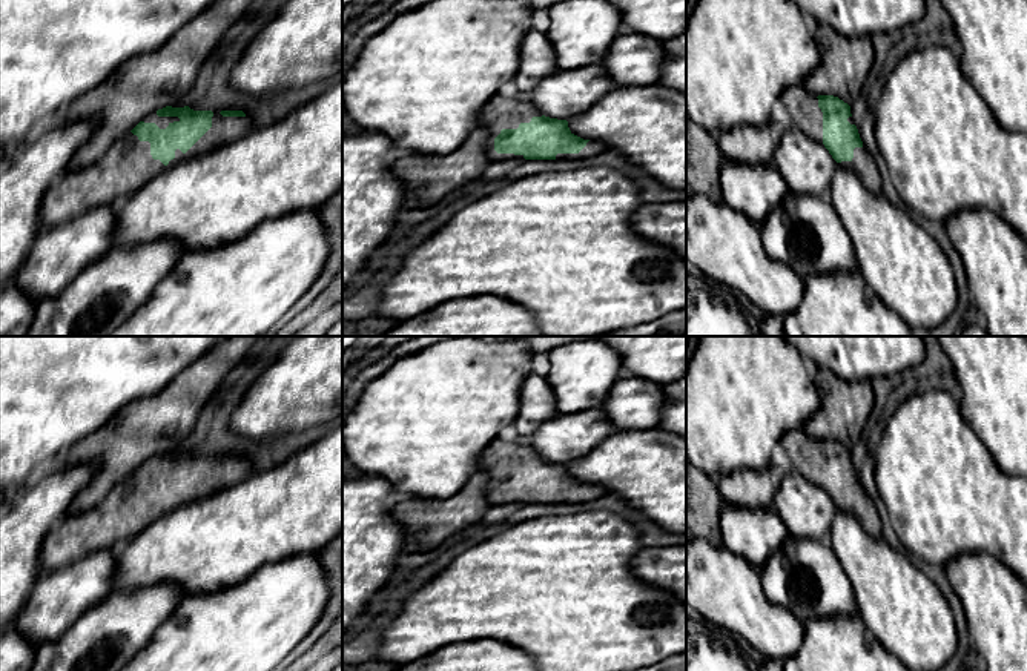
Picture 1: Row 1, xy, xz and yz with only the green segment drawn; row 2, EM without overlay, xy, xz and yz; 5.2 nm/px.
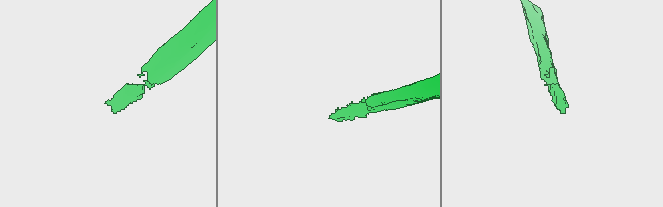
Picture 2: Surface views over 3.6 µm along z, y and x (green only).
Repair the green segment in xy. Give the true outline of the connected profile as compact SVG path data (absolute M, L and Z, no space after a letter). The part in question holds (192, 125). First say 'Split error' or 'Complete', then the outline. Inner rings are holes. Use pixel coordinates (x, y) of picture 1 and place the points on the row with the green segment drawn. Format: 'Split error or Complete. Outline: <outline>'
Split error. Outline: M158 109L94 164L69 170L51 184L41 200L40 232L94 207L123 203L163 172L252 131L253 121L243 111Z

